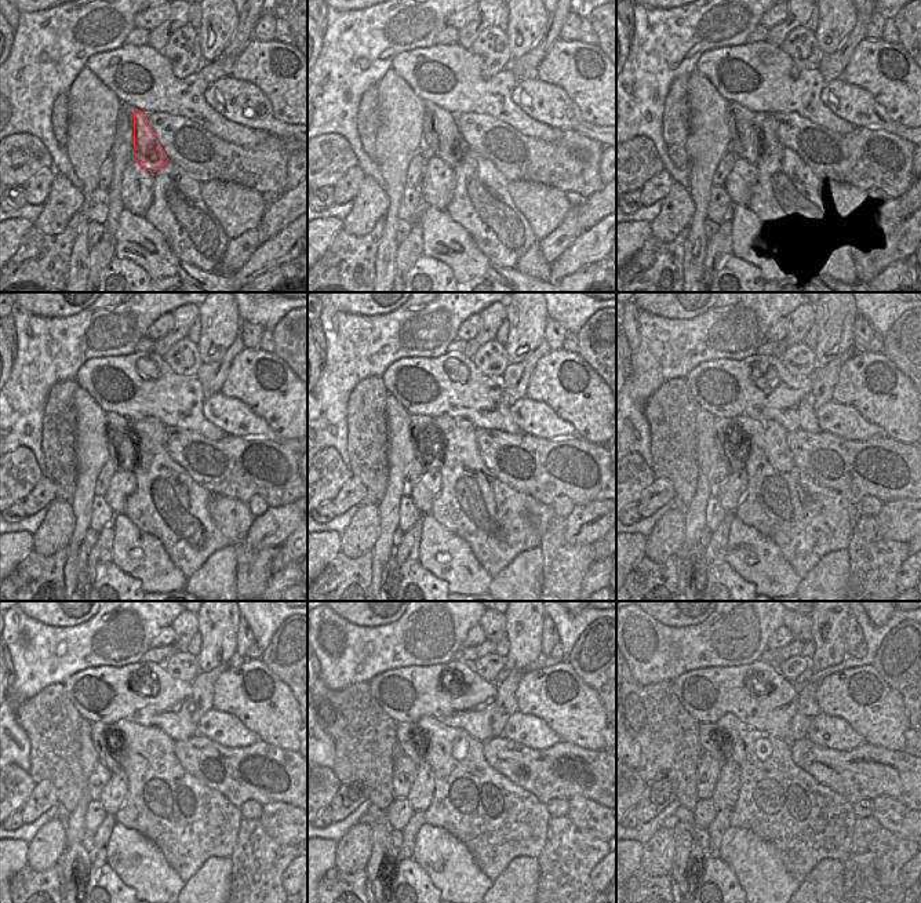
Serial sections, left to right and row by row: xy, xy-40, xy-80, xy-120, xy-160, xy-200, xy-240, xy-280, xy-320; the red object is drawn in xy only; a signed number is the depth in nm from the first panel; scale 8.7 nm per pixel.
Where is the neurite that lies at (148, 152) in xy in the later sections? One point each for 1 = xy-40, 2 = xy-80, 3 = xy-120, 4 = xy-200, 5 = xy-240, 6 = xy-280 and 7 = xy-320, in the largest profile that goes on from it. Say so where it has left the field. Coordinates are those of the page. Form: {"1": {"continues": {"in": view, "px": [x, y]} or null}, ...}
{"1": {"continues": {"in": "xy-40", "px": [451, 148]}}, "2": {"continues": {"in": "xy-80", "px": [747, 144]}}, "3": {"continues": {"in": "xy-120", "px": [126, 454]}}, "4": {"continues": {"in": "xy-200", "px": [721, 423]}}, "5": {"continues": {"in": "xy-240", "px": [99, 738]}}, "6": {"continues": {"in": "xy-280", "px": [406, 736]}}, "7": {"continues": {"in": "xy-320", "px": [705, 731]}}}

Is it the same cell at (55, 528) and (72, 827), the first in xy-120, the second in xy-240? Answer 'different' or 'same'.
different

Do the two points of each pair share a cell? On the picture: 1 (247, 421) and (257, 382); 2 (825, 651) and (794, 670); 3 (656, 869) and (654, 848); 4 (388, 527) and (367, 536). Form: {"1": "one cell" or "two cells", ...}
{"1": "two cells", "2": "two cells", "3": "one cell", "4": "two cells"}

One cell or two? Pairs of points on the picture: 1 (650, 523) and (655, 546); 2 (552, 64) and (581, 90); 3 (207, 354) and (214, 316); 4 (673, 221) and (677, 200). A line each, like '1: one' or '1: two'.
1: two
2: one
3: one
4: one

